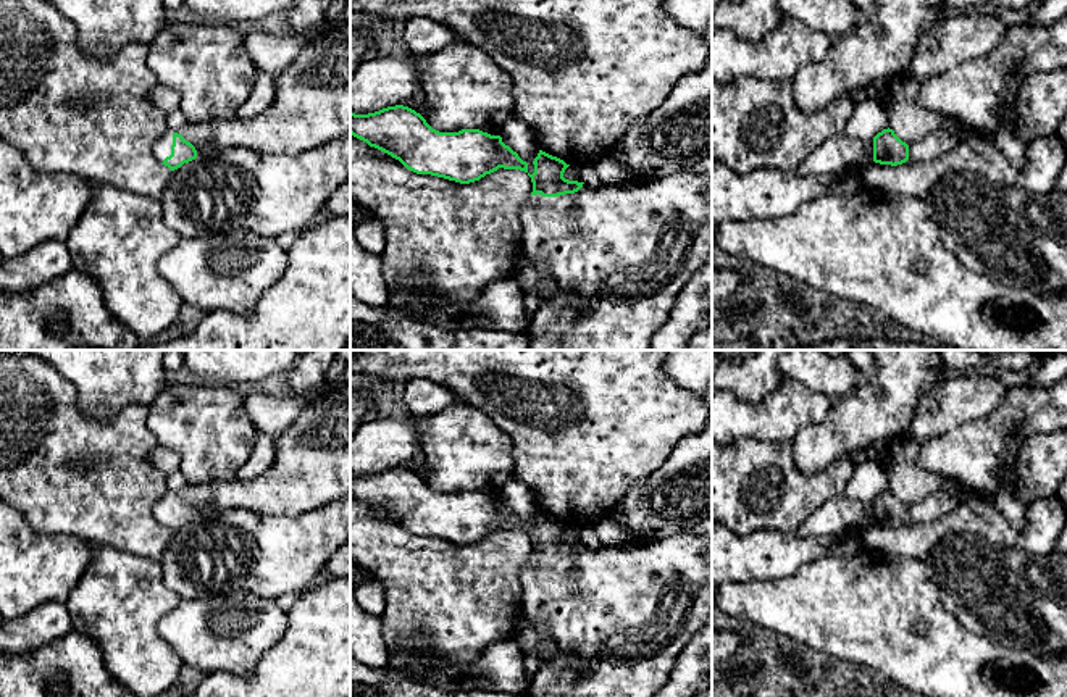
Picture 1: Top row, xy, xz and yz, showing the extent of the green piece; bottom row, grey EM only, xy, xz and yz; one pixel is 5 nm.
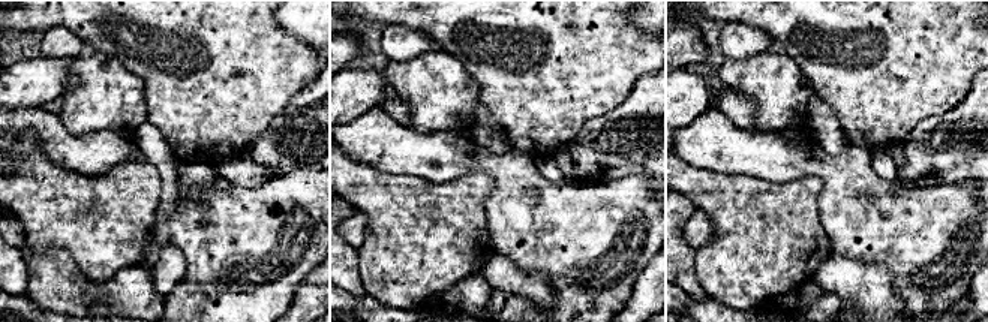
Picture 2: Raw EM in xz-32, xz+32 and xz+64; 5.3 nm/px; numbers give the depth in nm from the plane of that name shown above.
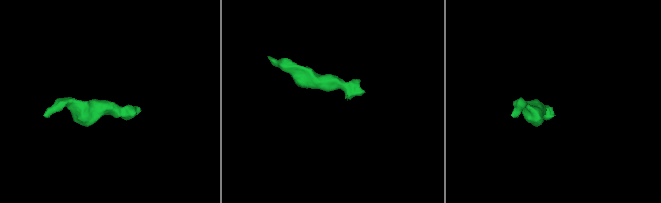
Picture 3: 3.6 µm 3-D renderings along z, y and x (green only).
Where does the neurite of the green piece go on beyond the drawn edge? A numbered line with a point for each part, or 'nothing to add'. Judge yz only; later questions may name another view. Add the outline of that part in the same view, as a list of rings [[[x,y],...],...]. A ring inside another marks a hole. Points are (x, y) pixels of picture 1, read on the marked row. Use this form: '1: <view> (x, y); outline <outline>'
1: yz (935, 144); outline [[[946,131],[933,132],[923,137],[920,142],[909,145],[907,161],[928,161],[941,153],[952,150],[959,142],[959,136],[951,136]]]

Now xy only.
1: xy (312, 97); outline [[[339,19],[310,35],[310,44],[276,81],[274,100],[265,111],[250,119],[186,123],[181,129],[166,129],[153,144],[155,158],[163,163],[171,155],[174,132],[195,147],[199,160],[228,148],[297,155],[345,136],[350,131],[350,23]]]

